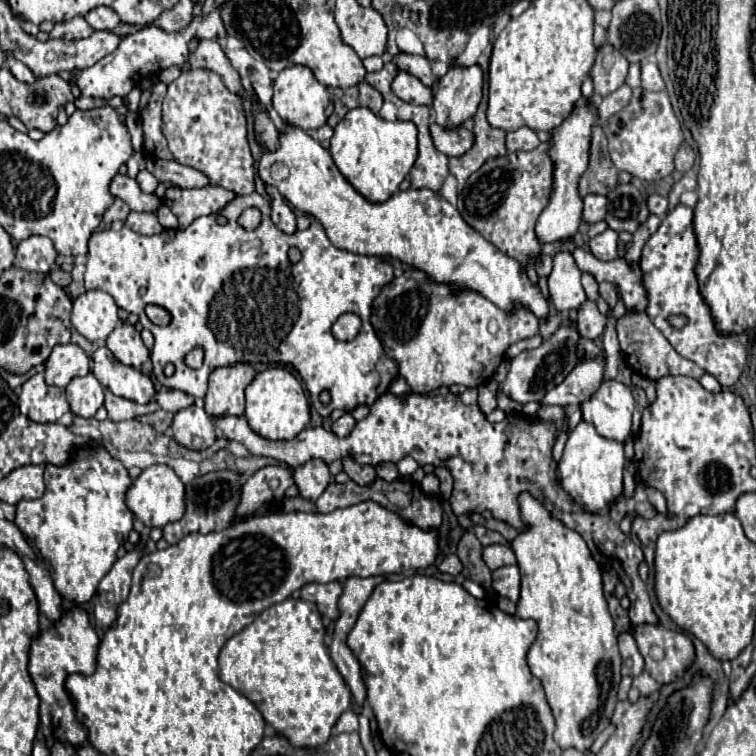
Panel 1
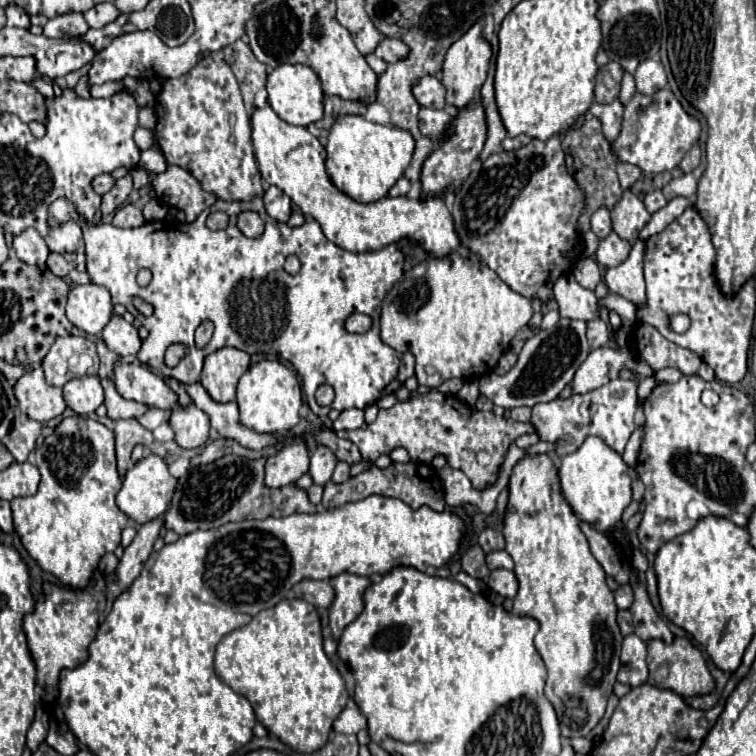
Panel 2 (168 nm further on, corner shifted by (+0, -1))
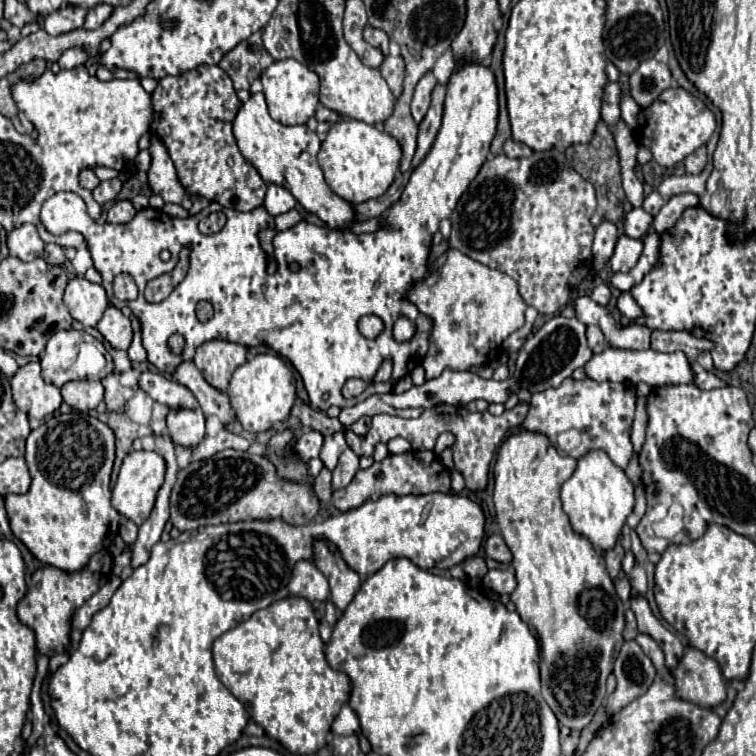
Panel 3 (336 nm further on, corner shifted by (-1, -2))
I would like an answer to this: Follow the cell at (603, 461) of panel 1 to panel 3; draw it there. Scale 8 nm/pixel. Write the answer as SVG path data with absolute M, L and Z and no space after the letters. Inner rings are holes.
M594 449L578 459L576 471L562 485L562 503L574 531L584 535L596 549L608 551L618 541L626 517L632 513L634 485L630 483L624 469L610 461L606 451Z

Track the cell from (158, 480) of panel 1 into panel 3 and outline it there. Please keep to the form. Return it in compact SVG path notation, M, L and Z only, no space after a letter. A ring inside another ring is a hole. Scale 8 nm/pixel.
M132 451L124 463L122 463L122 469L118 473L118 481L112 489L112 505L114 509L128 517L130 521L134 521L136 525L142 525L150 511L154 509L154 503L156 503L156 495L160 491L160 487L164 485L164 475L166 475L166 463L164 459L154 453L154 451Z

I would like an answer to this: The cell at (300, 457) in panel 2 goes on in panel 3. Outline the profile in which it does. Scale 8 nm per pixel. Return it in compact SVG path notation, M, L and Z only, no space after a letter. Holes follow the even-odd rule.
M308 431L308 433L302 433L302 435L296 439L296 443L292 445L292 451L298 453L298 457L300 457L304 463L308 463L310 459L318 457L322 441L324 441L324 437L322 437L320 433Z

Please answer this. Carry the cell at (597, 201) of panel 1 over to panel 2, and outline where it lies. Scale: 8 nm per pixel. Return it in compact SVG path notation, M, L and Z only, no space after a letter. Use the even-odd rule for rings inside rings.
M599 208L599 210L593 214L593 218L591 218L591 230L597 234L599 240L603 240L603 238L609 236L609 232L611 232L613 228L611 228L611 214L609 214L607 208Z

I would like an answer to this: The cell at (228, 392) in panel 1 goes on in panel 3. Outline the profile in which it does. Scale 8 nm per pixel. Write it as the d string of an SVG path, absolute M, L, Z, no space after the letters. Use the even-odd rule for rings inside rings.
M208 341L196 349L196 367L218 391L228 391L232 373L246 363L246 347L230 341Z

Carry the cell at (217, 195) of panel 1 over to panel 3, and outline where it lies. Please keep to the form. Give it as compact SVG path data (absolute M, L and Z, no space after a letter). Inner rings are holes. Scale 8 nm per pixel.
M152 135L150 143L150 155L152 155L152 165L148 171L148 183L156 195L164 199L164 203L176 203L182 205L190 215L200 213L204 207L208 207L208 199L190 195L184 185L178 181L176 167L172 165L172 159L168 157L168 151L164 149L164 143Z

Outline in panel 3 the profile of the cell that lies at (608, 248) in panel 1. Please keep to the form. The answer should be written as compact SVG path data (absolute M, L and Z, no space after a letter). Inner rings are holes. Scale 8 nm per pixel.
M626 235L618 237L616 241L616 249L614 249L614 255L610 257L610 267L614 273L618 271L628 271L632 269L632 265L636 265L638 257L642 253L642 241L640 239L630 239Z

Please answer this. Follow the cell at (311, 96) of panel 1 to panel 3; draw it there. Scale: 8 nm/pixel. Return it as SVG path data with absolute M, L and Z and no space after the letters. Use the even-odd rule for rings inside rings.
M284 59L274 61L260 77L264 85L264 97L270 109L270 115L282 123L282 125L304 125L316 111L320 99L320 81L314 71L310 71L306 65L298 63L296 59Z

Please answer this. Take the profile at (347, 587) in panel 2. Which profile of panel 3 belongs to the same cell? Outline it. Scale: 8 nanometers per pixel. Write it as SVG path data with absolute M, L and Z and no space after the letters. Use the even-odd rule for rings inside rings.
M324 541L316 543L316 567L330 581L330 599L342 613L362 585L358 573L348 569L340 553L336 553L336 549Z

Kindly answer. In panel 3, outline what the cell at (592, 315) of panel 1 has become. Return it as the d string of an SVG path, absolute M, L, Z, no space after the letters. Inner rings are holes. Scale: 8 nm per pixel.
M590 325L588 331L586 331L586 337L588 337L588 345L590 345L590 349L594 353L600 353L606 347L606 337L604 337L604 333L602 333L600 327Z

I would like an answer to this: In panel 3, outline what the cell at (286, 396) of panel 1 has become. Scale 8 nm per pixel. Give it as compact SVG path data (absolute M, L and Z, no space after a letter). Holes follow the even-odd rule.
M256 355L254 359L240 365L230 381L228 395L232 401L232 407L236 411L236 419L242 423L246 431L268 431L274 423L282 423L288 419L292 405L296 401L296 385L294 375L288 369L288 365L278 355Z

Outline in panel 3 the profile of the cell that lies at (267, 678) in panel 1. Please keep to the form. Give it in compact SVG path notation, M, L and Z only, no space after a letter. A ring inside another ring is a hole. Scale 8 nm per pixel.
M286 597L266 609L256 611L248 621L226 631L214 641L214 667L218 679L244 703L250 717L264 731L280 741L290 753L310 755L326 745L326 735L342 705L350 697L350 679L346 673L328 665L324 643L318 633L318 619L312 605L302 597Z

